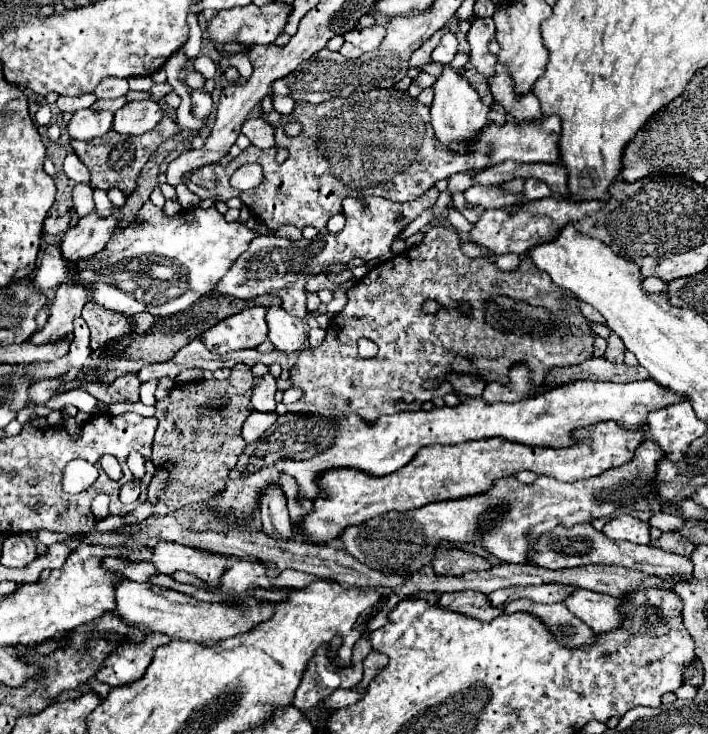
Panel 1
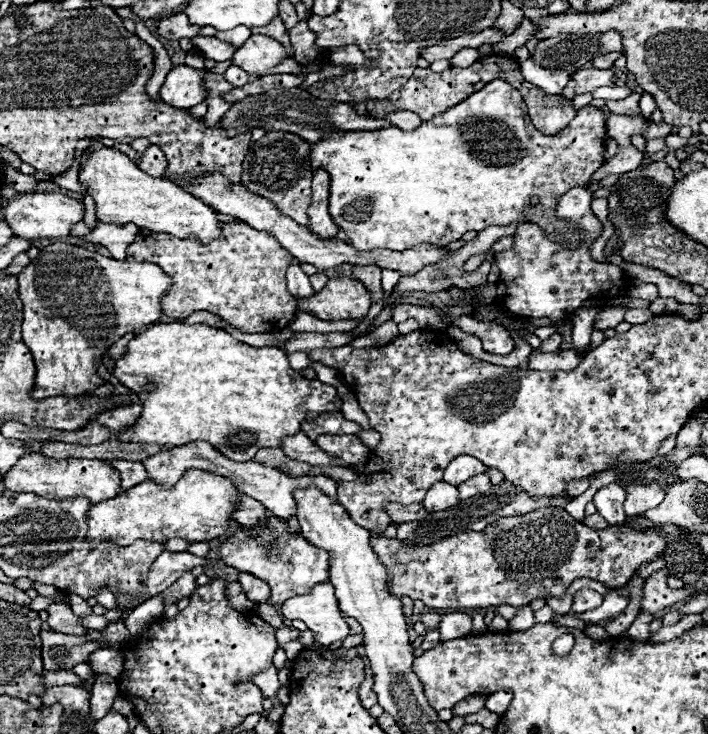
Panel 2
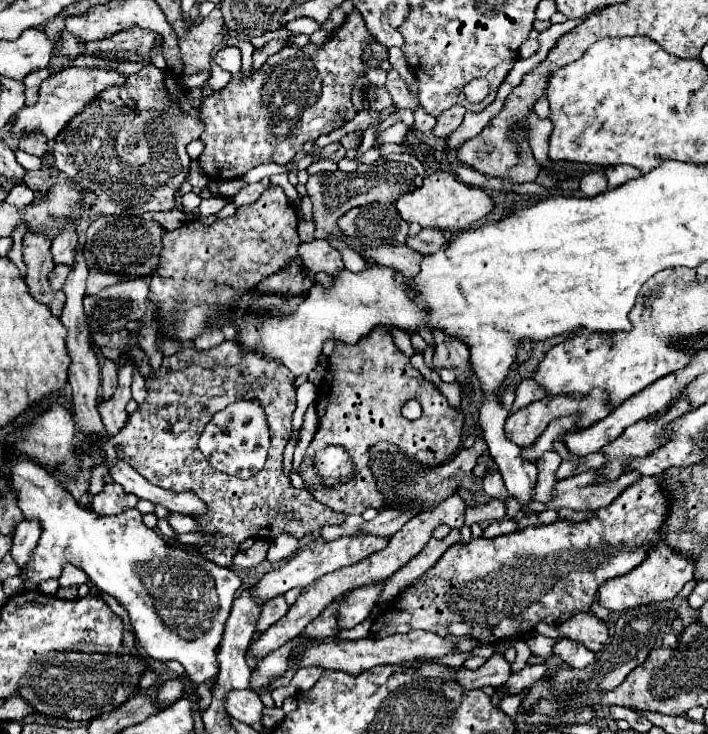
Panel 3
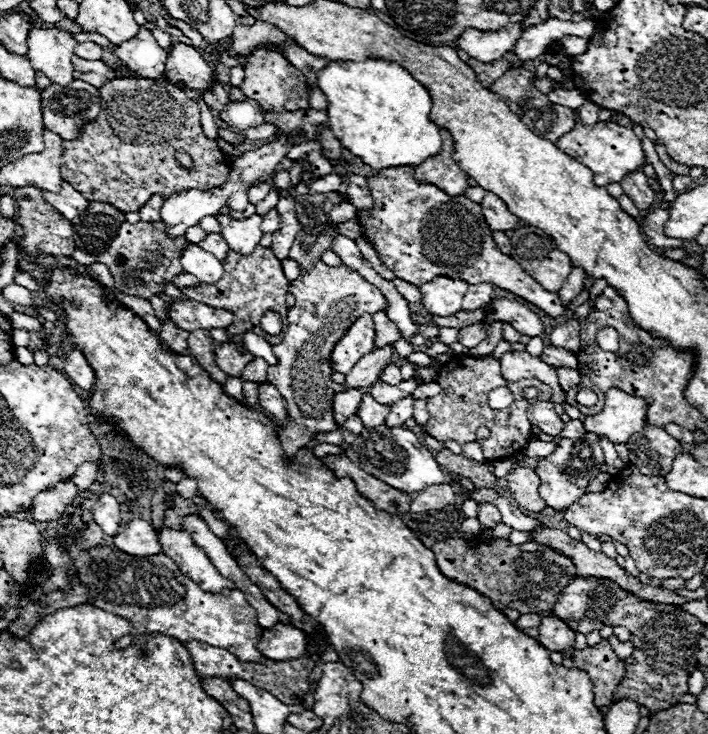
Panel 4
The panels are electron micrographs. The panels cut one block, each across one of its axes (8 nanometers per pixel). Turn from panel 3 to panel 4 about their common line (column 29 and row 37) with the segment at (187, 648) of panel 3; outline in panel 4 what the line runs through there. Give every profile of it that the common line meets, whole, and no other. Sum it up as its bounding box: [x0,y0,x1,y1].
[456,24,588,64]

